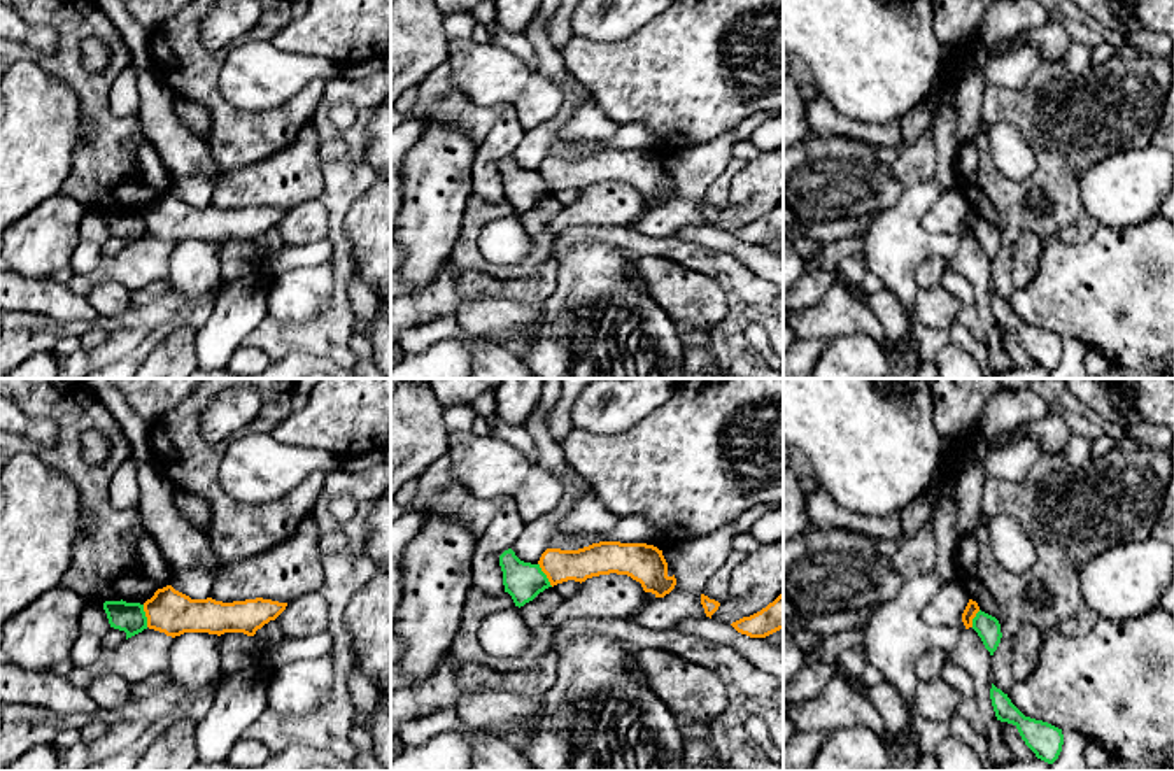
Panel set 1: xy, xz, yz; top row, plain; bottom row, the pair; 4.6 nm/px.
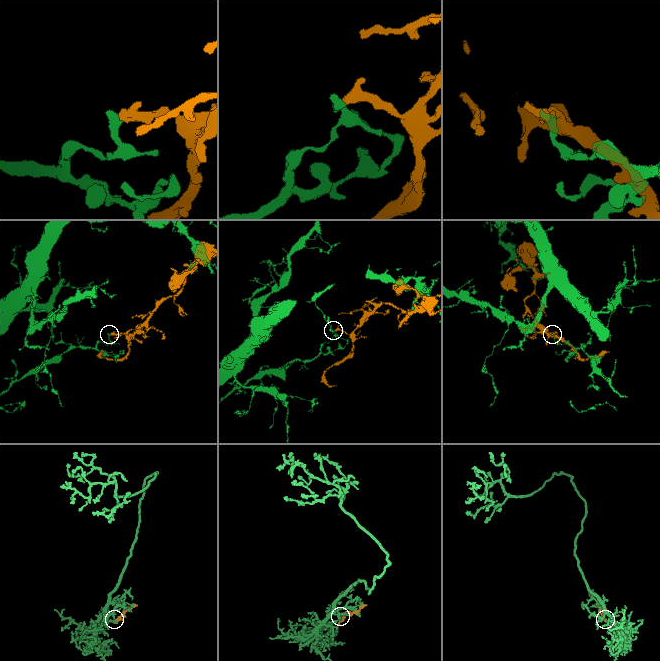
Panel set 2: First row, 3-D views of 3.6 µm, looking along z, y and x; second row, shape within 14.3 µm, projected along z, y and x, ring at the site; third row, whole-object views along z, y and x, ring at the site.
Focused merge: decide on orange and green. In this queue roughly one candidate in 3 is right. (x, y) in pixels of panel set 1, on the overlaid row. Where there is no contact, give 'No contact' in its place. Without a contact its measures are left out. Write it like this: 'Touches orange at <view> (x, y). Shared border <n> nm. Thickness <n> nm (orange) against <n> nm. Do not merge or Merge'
Touches orange at xz (545, 573). Shared border 130 nm. Thickness 150 nm (orange) against 180 nm. Do not merge

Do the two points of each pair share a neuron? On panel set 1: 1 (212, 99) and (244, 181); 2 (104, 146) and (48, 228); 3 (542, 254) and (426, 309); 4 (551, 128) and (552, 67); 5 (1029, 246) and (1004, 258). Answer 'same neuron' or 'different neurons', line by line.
1: different neurons
2: different neurons
3: different neurons
4: same neuron
5: different neurons

